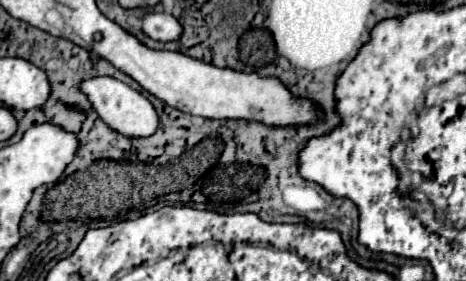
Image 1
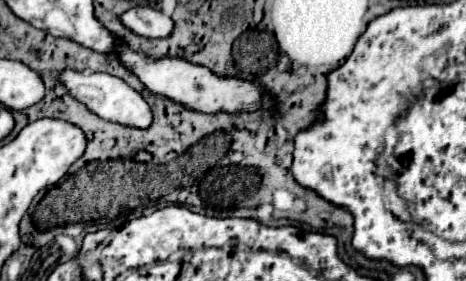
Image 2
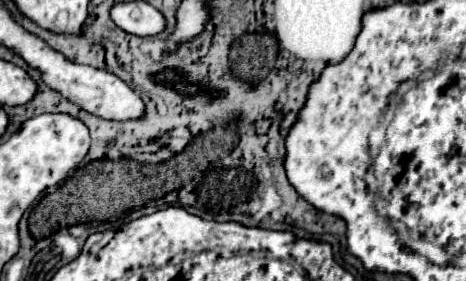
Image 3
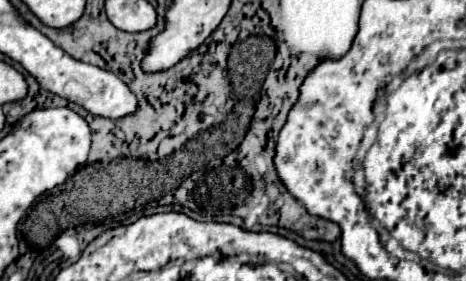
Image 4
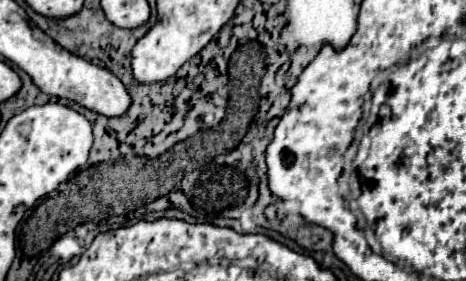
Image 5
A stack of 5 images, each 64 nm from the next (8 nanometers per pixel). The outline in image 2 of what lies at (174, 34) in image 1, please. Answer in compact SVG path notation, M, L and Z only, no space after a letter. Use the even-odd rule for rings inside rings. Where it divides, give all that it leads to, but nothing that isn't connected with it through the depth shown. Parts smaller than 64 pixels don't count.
M138 6L120 16L124 26L128 26L132 32L146 36L146 38L168 38L174 32L174 22L170 16L164 16L162 12L150 8L150 6Z

